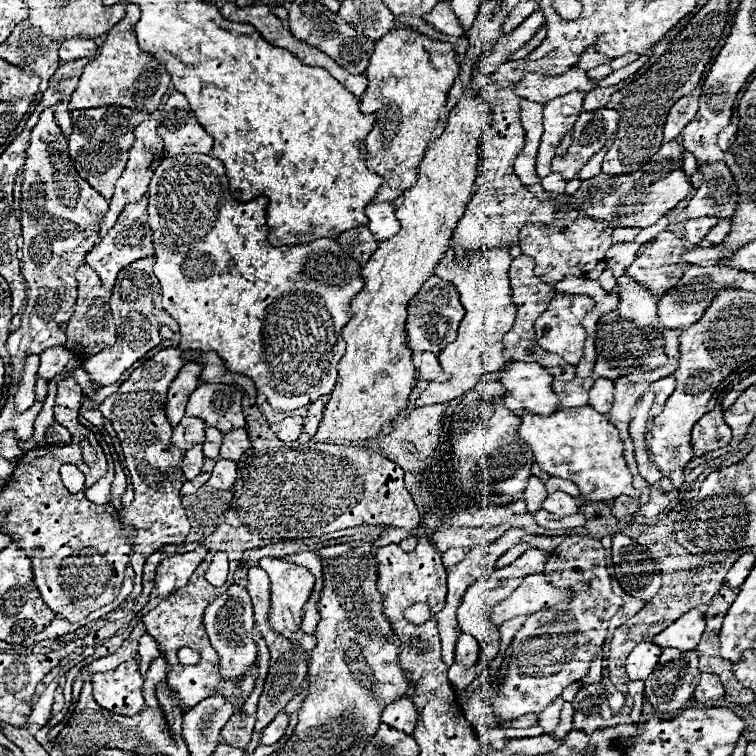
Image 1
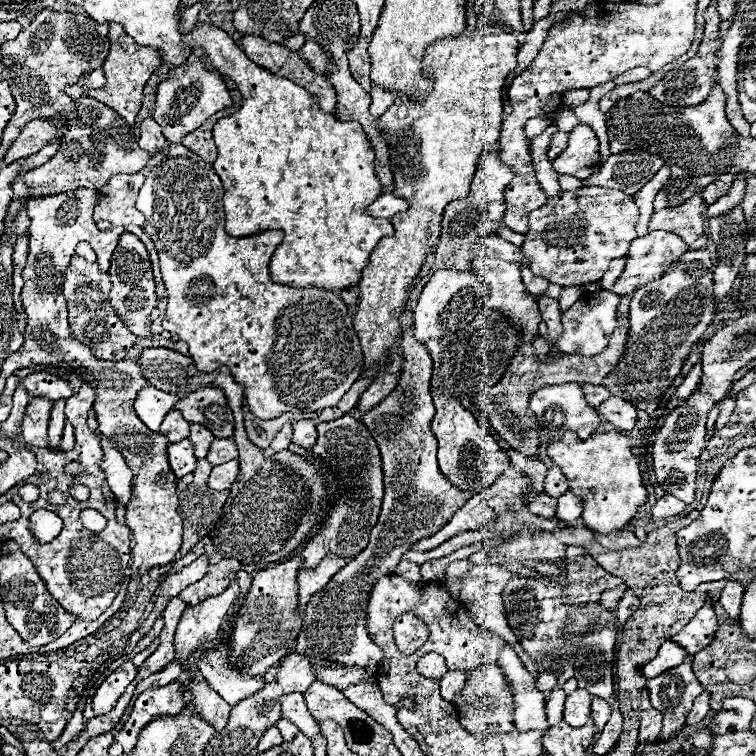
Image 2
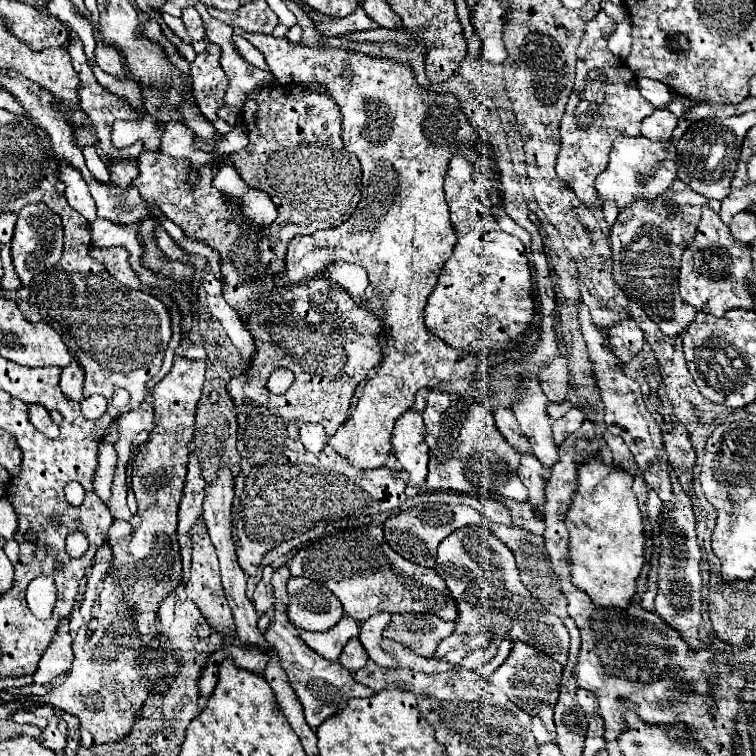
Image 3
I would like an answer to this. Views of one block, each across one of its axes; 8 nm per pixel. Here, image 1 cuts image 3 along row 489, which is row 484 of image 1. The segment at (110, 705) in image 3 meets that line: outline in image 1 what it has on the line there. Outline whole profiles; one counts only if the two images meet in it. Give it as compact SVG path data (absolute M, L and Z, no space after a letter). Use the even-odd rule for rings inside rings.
M164 348L156 356L148 358L142 366L138 366L128 380L122 382L118 392L106 398L100 406L96 406L104 418L108 418L120 438L126 468L130 470L130 478L134 484L134 500L128 508L118 512L122 524L130 524L138 530L134 538L134 548L140 548L130 556L130 566L136 572L134 588L142 588L142 566L150 554L160 550L166 544L182 544L190 532L190 522L186 518L184 506L180 502L182 494L182 470L180 460L182 452L170 442L172 426L166 418L166 394L182 366L188 362L190 350L180 348Z

